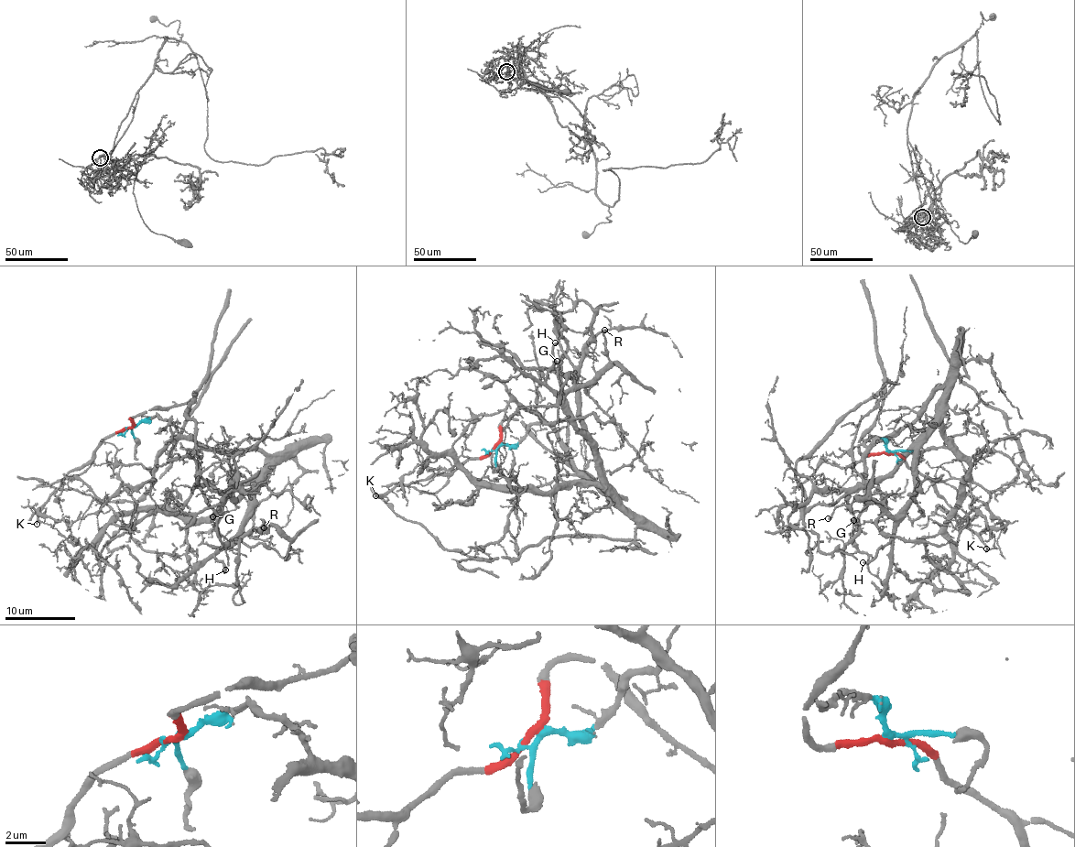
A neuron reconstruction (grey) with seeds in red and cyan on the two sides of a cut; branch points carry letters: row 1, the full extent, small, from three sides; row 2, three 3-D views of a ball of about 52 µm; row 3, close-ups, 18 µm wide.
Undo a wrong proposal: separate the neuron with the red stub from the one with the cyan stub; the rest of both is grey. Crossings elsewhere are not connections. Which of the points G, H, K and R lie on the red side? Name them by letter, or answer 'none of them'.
K

